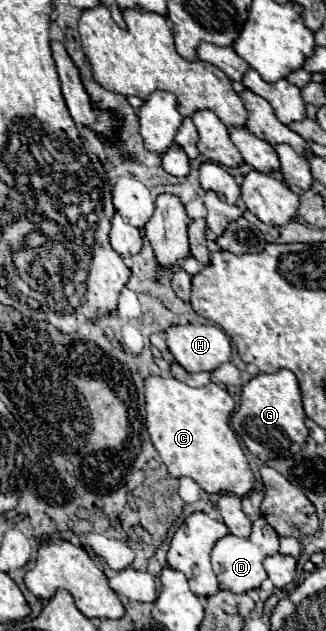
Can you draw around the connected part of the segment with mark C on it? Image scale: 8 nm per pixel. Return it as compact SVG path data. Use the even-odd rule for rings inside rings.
M150 376L144 380L144 386L146 386L146 428L162 462L168 466L170 476L174 478L188 476L194 482L198 482L208 494L226 492L244 496L254 488L256 480L252 468L244 456L238 436L230 428L230 414L234 410L234 400L224 388L220 388L214 382L210 382L204 388L192 388L172 376Z

